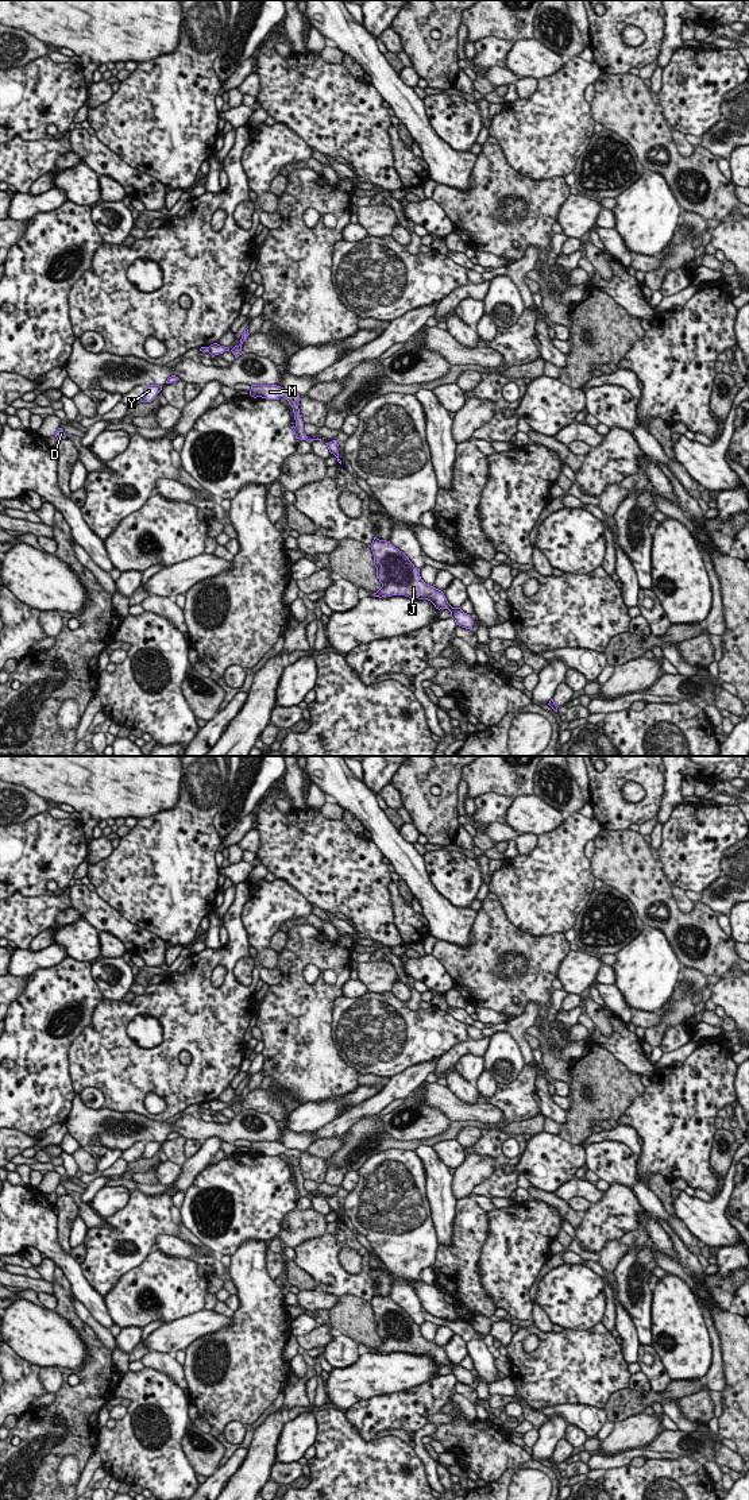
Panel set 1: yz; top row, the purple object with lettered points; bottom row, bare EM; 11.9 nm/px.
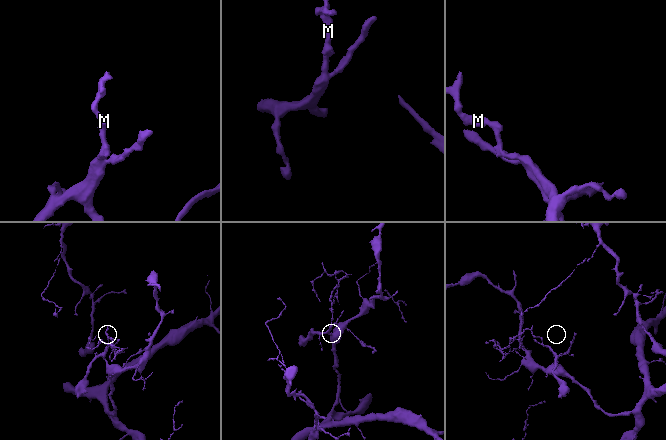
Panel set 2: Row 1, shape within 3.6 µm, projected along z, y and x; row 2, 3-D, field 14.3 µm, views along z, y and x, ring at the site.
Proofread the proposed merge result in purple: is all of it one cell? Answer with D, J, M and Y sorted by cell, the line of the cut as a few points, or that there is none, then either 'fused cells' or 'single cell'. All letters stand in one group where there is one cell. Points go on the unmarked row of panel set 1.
D Y / J M | yz (208, 1103), (209, 1109) | fused cells

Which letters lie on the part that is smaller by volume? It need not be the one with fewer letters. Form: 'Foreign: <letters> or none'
Foreign: D, Y.

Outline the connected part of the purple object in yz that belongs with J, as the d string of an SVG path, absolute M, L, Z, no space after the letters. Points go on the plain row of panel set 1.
M374 1293L370 1303L374 1311L374 1322L377 1323L377 1334L382 1339L374 1353L405 1351L428 1356L439 1366L448 1365L456 1381L471 1387L474 1381L471 1372L460 1364L452 1364L441 1346L426 1341L420 1333L420 1324L402 1307L390 1297L377 1293Z

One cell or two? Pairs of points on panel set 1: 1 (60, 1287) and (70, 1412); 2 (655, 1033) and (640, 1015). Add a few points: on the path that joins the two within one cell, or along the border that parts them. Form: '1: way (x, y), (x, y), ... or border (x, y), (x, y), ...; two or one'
1: way (73, 1318), (93, 1344), (93, 1381); one
2: border (663, 1007), (660, 1021), (645, 1028); two

